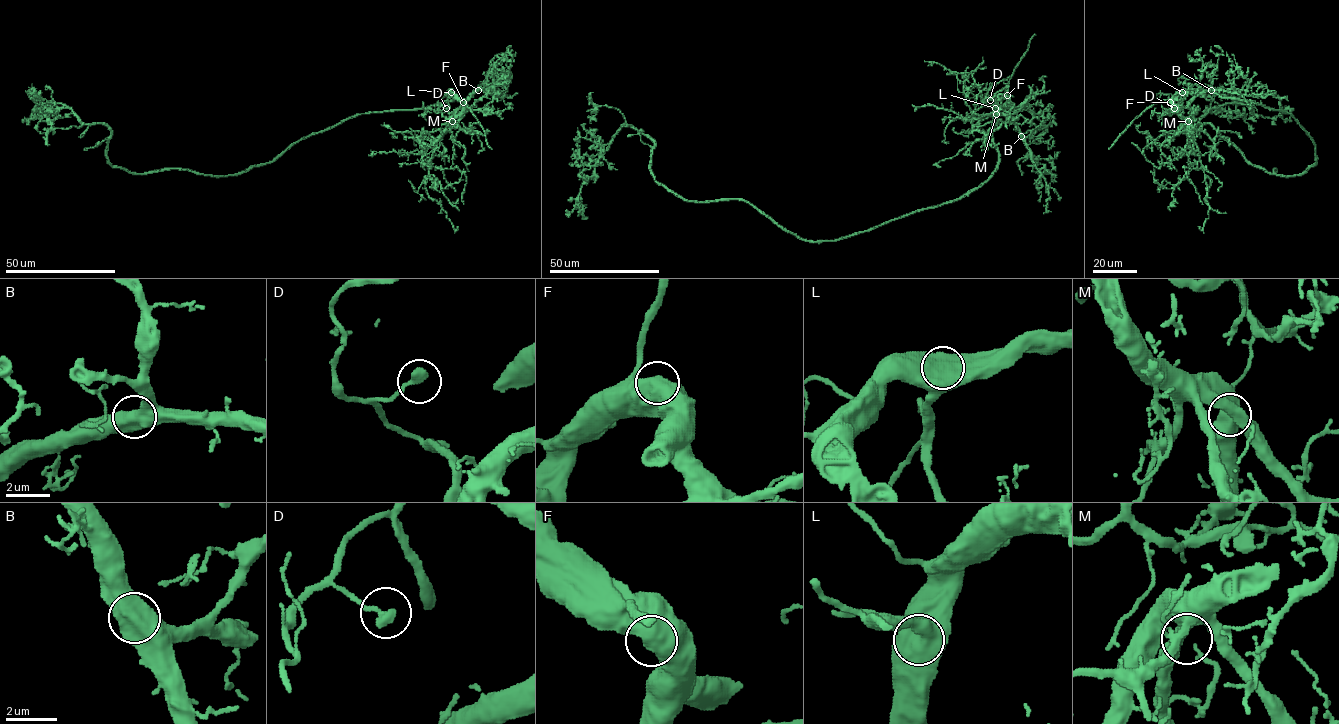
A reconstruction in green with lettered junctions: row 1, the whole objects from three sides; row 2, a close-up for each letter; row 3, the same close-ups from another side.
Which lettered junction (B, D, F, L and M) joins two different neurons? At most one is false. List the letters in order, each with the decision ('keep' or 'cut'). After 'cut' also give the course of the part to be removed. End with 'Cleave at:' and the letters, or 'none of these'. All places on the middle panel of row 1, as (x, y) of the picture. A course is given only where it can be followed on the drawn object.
B: keep
D: keep
F: keep
L: keep
M: keep
Cleave at: none of these

